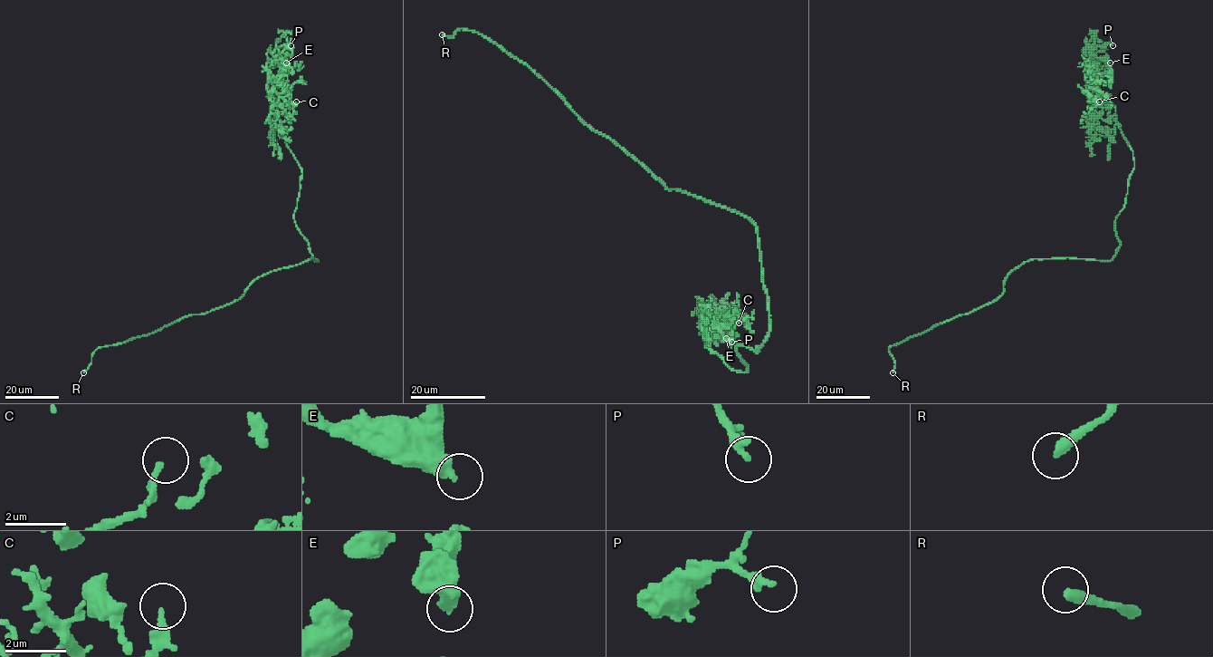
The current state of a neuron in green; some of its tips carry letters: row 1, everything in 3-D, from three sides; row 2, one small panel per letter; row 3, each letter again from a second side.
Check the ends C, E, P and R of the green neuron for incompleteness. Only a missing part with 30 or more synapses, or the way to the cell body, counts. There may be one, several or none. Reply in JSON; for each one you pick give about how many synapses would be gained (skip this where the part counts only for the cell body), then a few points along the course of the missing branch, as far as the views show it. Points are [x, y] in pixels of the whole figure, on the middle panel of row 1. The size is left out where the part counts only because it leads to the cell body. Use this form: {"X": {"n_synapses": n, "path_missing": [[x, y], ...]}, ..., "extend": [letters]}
{"R": {"path_missing": [[442, 34], [422, 41]]}, "extend": ["R"]}

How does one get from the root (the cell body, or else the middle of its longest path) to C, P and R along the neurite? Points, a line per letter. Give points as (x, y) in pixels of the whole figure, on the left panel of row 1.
C: (313, 257), (318, 260), (294, 217), (301, 170), (272, 120), (267, 90), (271, 100), (289, 116), (296, 101)
P: (313, 257), (318, 260), (294, 217), (301, 170), (272, 120), (266, 89), (267, 52), (291, 45)
R: (313, 257), (258, 276), (238, 299), (222, 306), (186, 315), (148, 334), (100, 347), (83, 372)

